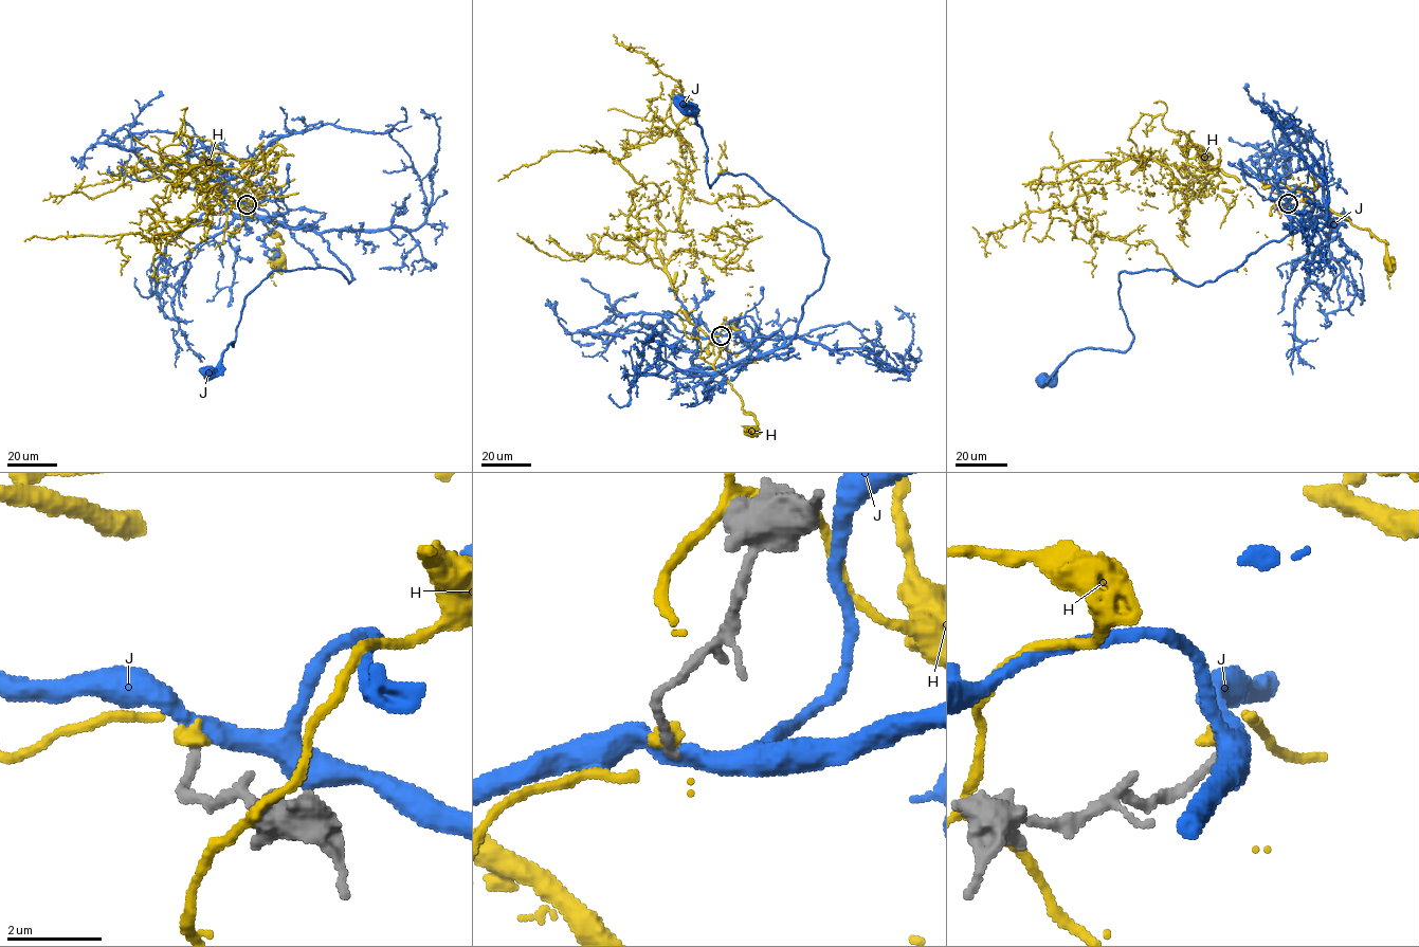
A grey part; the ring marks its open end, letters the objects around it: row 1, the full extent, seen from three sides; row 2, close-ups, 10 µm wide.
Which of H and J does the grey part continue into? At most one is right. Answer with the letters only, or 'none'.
none

